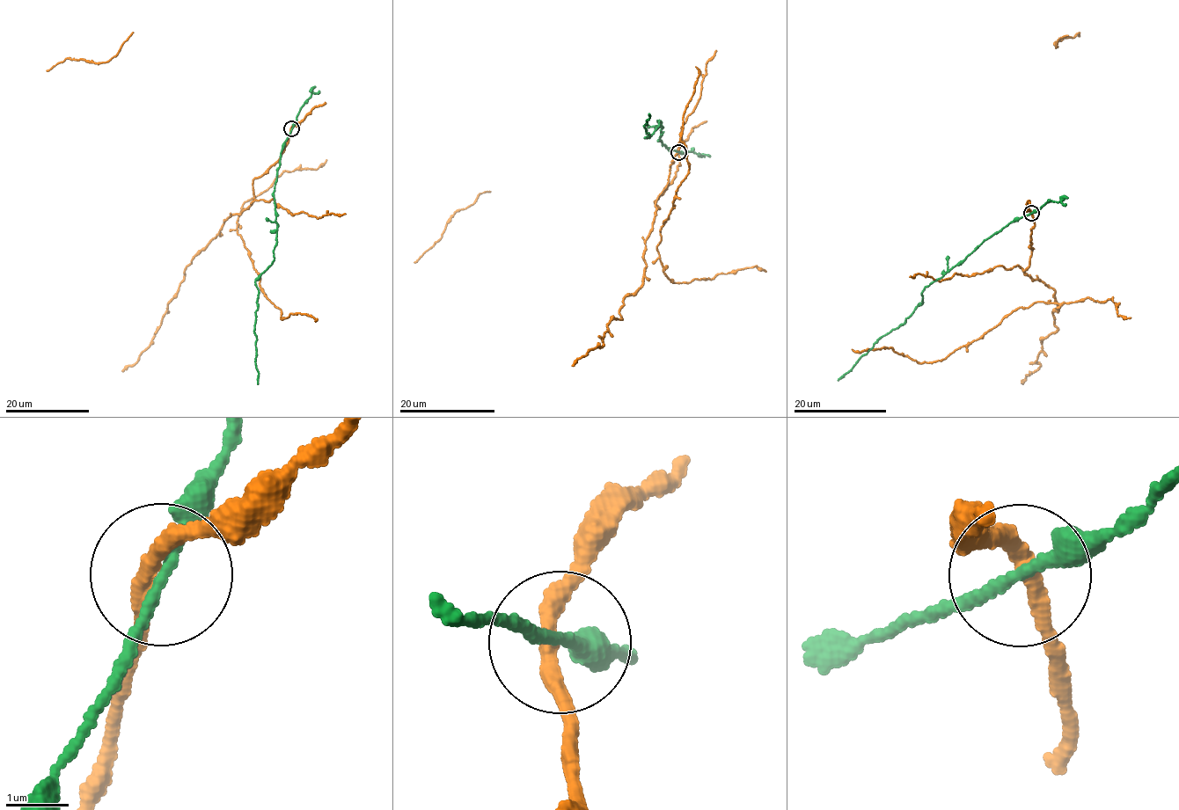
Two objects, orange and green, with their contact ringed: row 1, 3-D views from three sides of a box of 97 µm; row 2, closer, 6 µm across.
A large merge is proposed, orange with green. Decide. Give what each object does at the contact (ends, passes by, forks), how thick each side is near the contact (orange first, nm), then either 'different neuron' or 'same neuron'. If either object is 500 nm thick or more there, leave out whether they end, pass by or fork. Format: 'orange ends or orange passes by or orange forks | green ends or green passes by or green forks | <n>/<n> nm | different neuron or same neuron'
orange passes by | green passes by | 240/170 nm | different neuron

